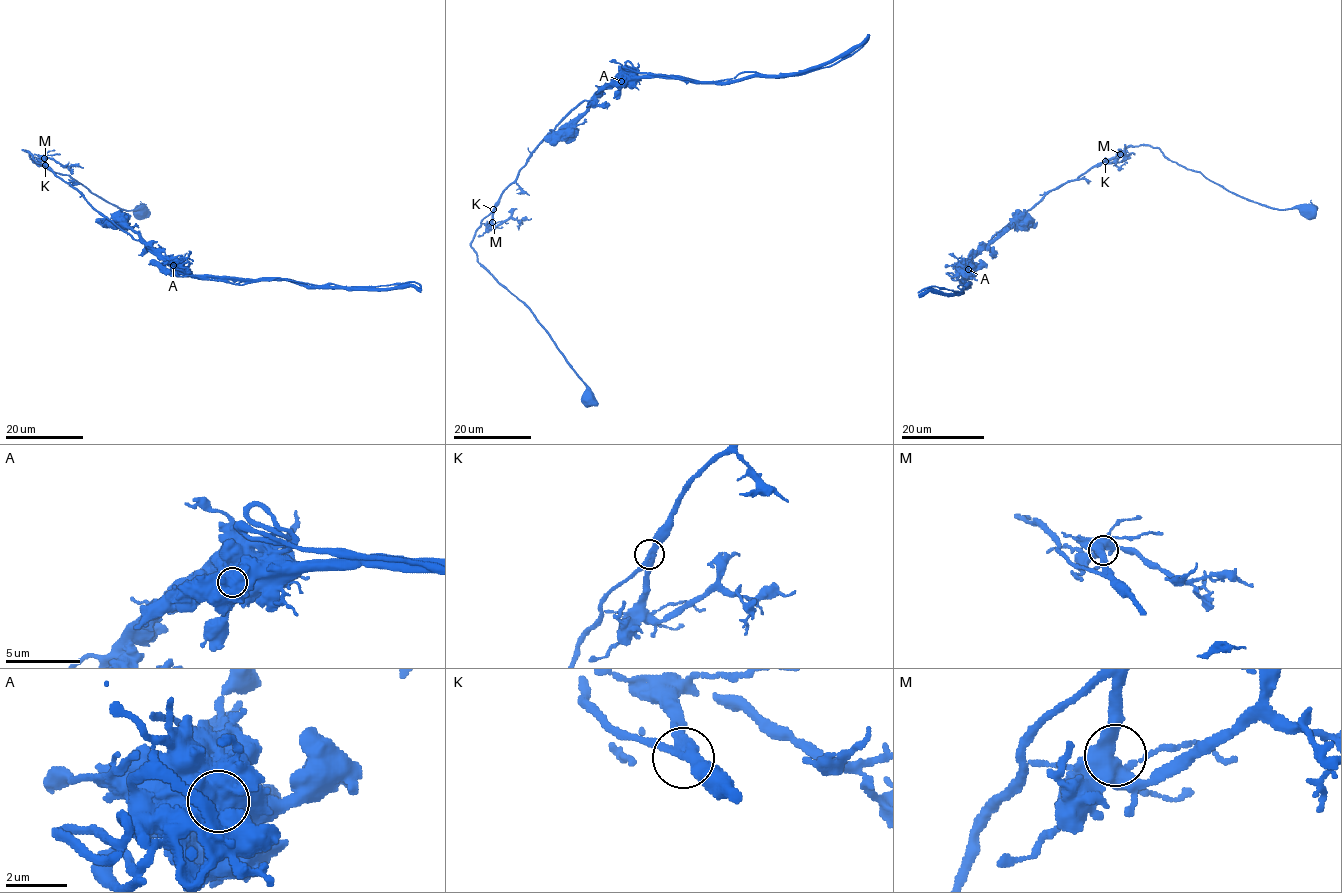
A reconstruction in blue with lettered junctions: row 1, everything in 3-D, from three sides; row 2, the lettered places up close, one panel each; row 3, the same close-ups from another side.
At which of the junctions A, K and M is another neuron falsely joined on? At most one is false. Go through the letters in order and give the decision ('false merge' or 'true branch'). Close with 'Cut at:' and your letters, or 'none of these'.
A: false merge
K: true branch
M: true branch
Cut at: A

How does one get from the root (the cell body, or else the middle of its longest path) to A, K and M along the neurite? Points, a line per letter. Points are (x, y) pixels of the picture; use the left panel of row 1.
A: (143, 211), (122, 210), (110, 204), (69, 176), (37, 164), (23, 150), (173, 266)
K: (143, 211), (122, 210), (69, 176), (53, 173), (37, 164), (23, 150), (45, 165)
M: (143, 211), (122, 210), (110, 204), (69, 176), (53, 173), (37, 164), (23, 150), (44, 158)

